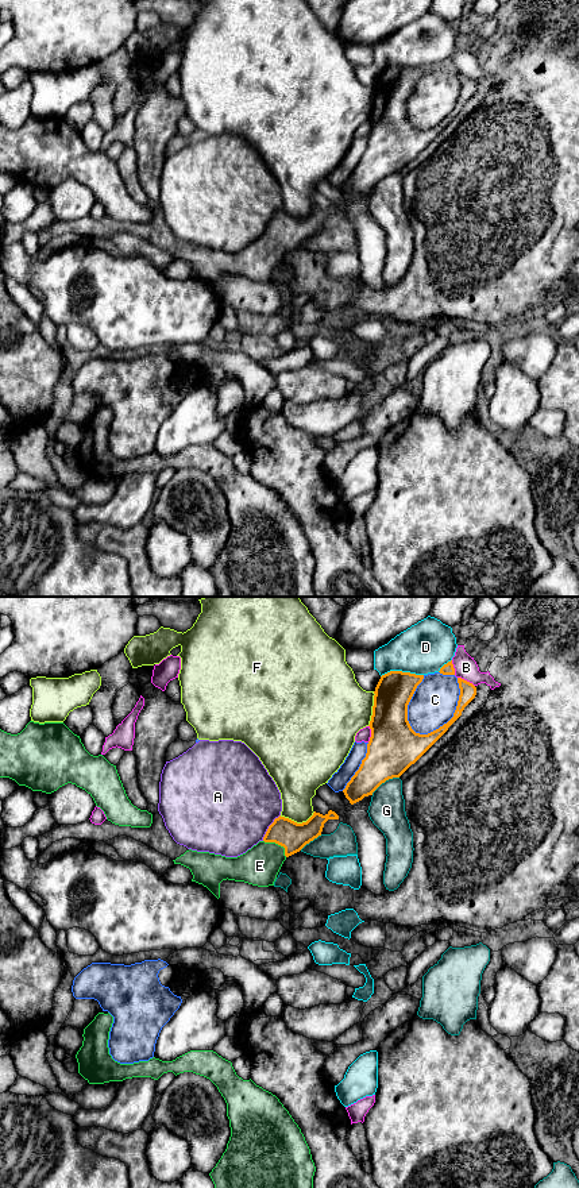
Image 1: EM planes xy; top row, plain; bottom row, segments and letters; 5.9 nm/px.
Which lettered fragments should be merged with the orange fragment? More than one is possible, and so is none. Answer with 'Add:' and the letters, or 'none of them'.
Add: E

